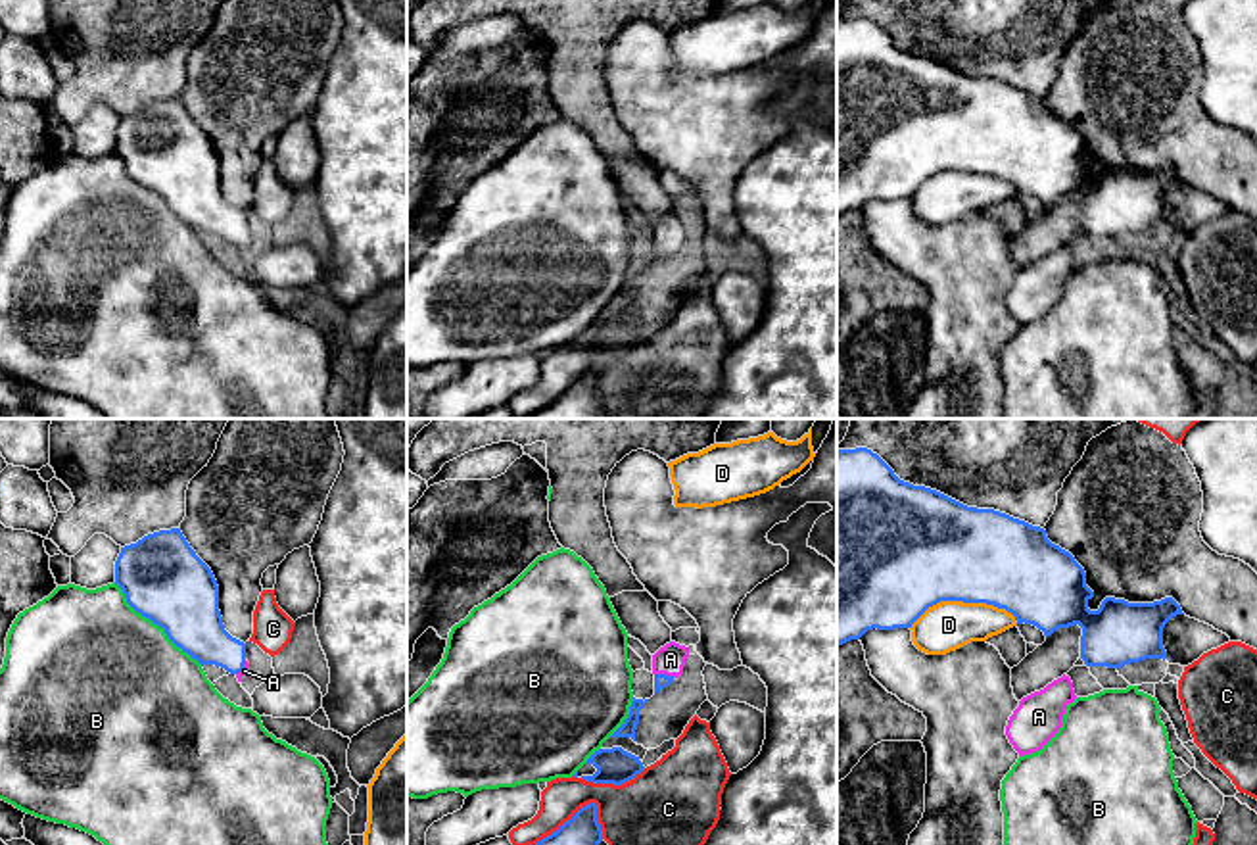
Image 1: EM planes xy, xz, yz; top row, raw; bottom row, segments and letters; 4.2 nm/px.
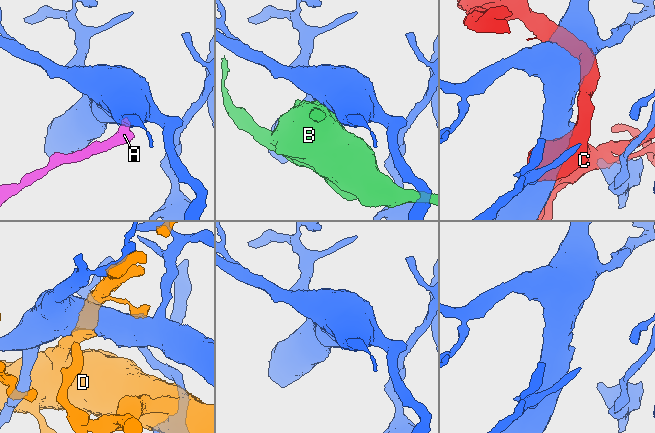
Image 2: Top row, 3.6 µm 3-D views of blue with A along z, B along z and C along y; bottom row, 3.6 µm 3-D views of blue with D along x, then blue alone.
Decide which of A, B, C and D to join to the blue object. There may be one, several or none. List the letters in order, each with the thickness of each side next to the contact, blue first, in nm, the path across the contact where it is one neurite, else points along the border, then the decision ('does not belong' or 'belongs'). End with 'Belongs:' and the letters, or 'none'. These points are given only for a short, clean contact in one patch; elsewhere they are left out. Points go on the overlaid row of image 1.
A: 60 nm thick on the blue side, 130 nm on the other; runs through xz (661, 680), (664, 675), (670, 659); belongs
B: 340 nm thick on the blue side, 480 nm on the other; does not belong
C: 150 nm thick on the blue side, 360 nm on the other; does not belong
D: 440 nm thick on the blue side, 200 nm on the other; does not belong
Belongs: A

